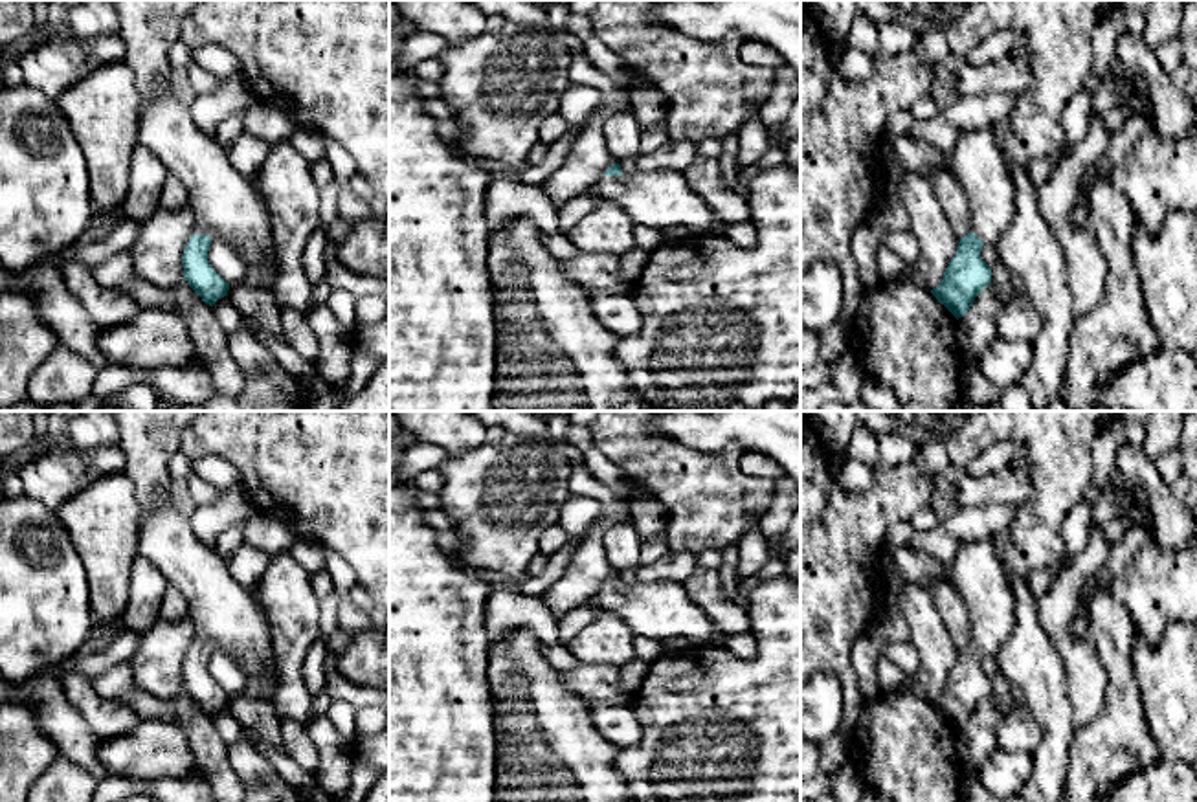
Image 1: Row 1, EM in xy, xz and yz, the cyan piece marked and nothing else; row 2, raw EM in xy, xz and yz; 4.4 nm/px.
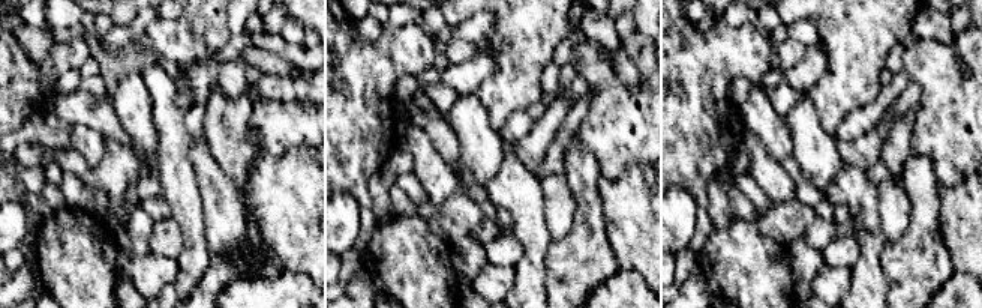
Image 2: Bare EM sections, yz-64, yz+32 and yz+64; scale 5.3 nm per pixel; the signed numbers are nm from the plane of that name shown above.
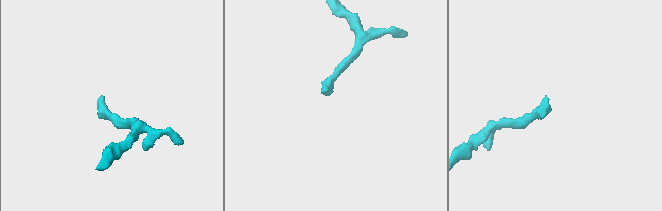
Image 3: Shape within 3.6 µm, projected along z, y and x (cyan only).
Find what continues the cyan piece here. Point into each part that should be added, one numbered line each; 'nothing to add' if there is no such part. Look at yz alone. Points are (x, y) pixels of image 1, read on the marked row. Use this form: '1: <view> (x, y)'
1: yz (977, 162)

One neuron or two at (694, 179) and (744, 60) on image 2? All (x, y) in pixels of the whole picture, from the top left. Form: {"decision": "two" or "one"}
{"decision": "one"}

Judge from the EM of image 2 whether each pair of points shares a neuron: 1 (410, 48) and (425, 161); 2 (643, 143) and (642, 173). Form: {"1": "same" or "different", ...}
{"1": "different", "2": "different"}

